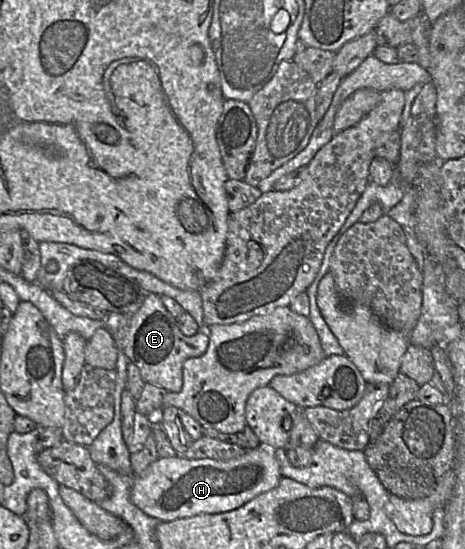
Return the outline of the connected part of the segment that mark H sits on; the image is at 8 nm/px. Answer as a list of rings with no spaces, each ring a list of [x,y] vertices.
[[[263,446],[230,460],[187,459],[183,456],[157,458],[140,475],[133,477],[130,501],[159,522],[188,518],[199,514],[215,514],[236,509],[257,495],[276,487],[282,478],[280,465],[272,450]]]

